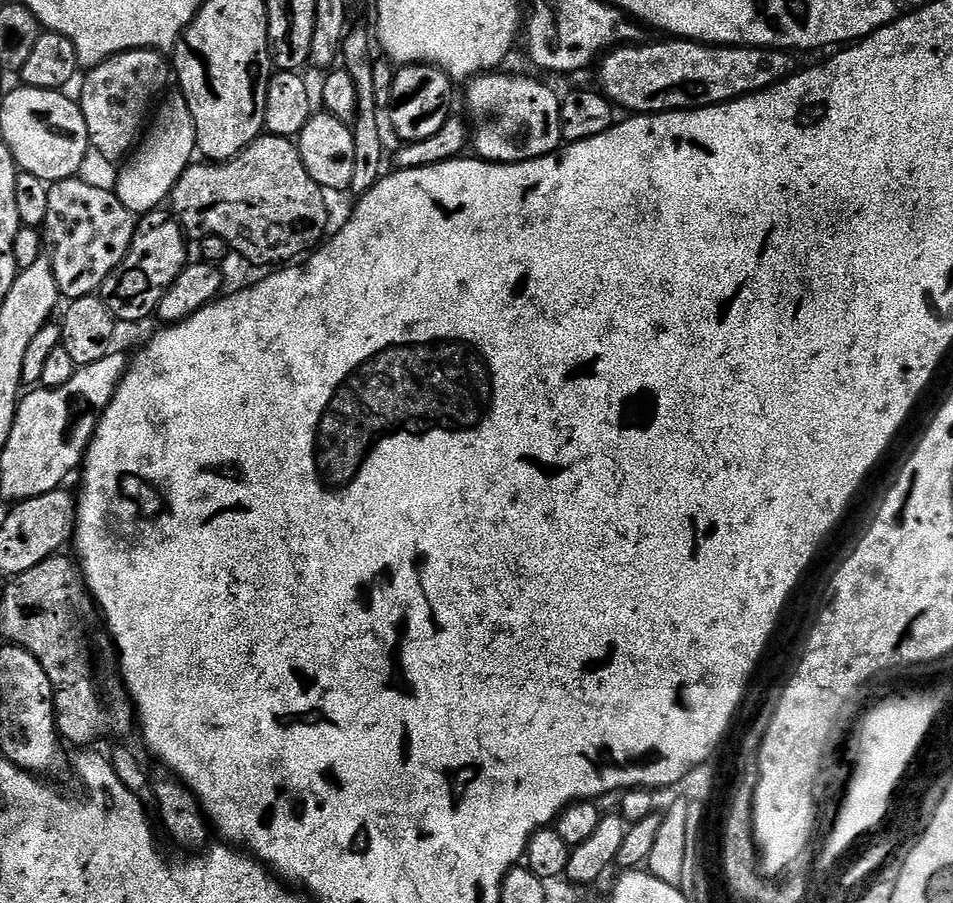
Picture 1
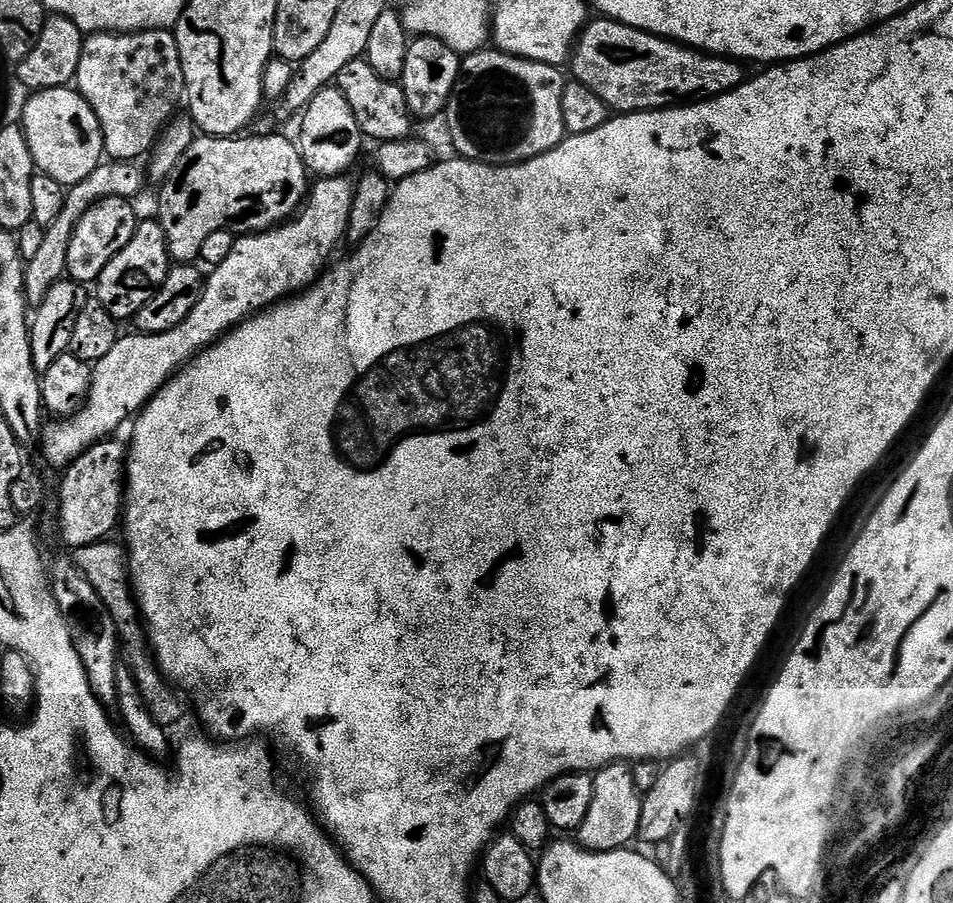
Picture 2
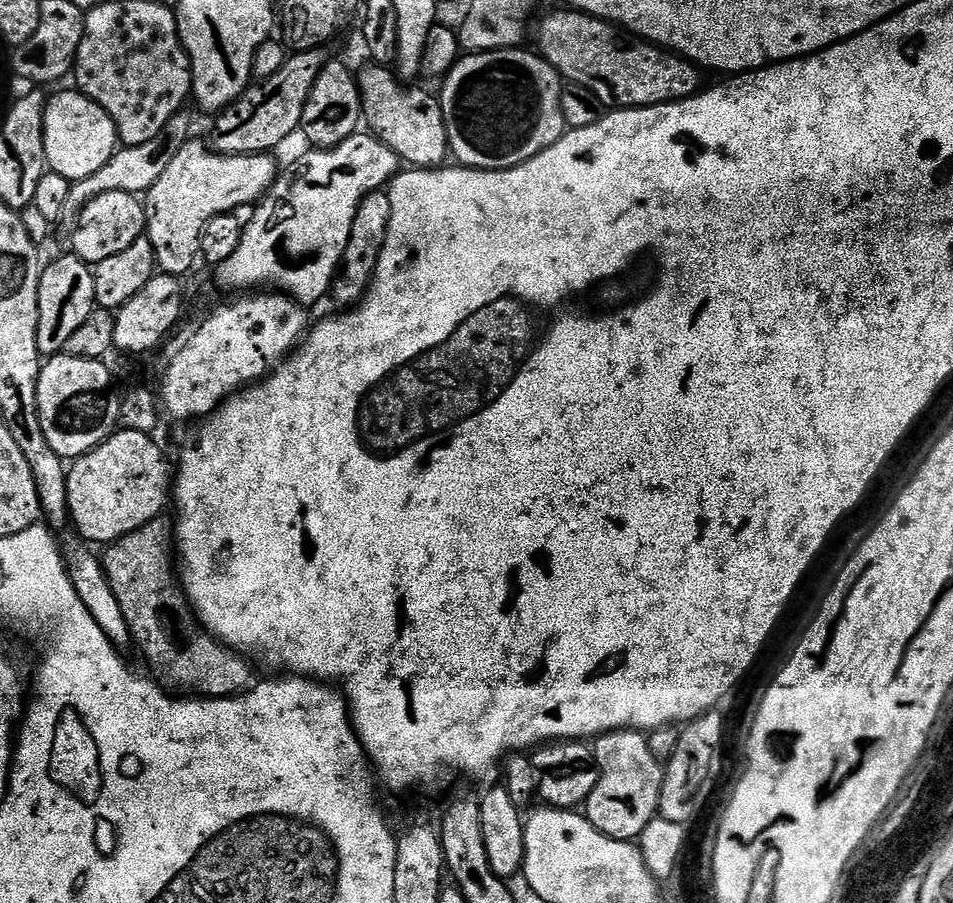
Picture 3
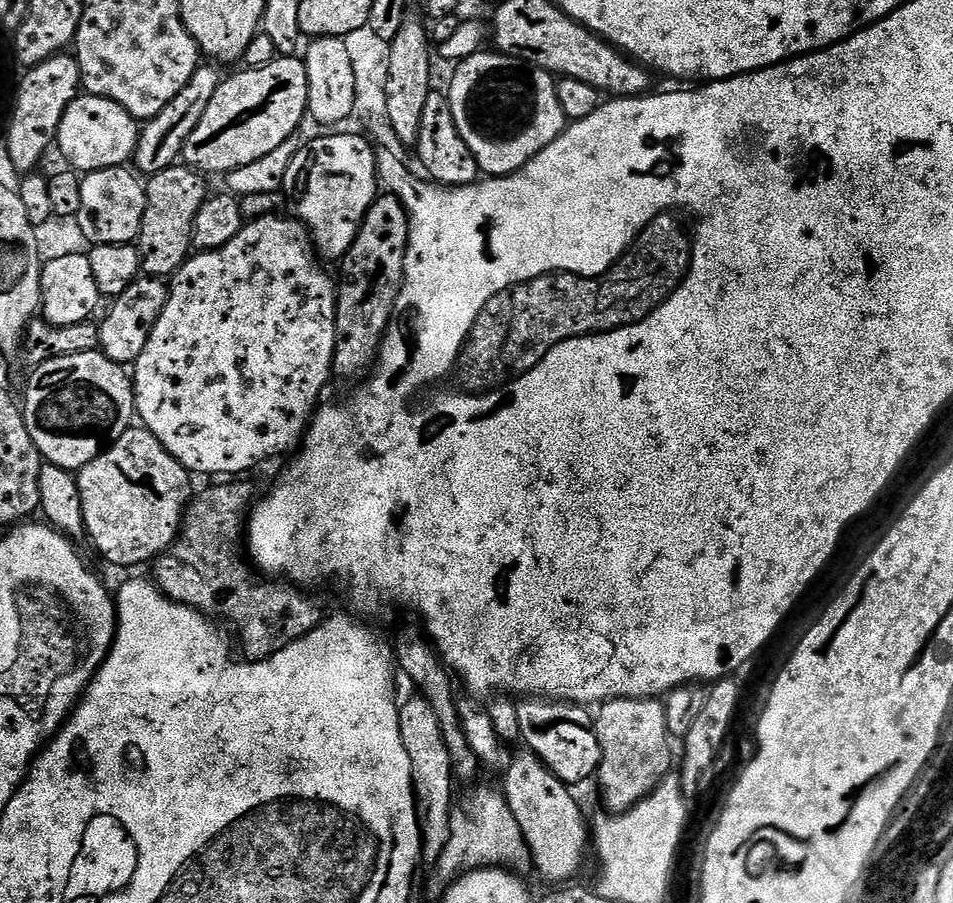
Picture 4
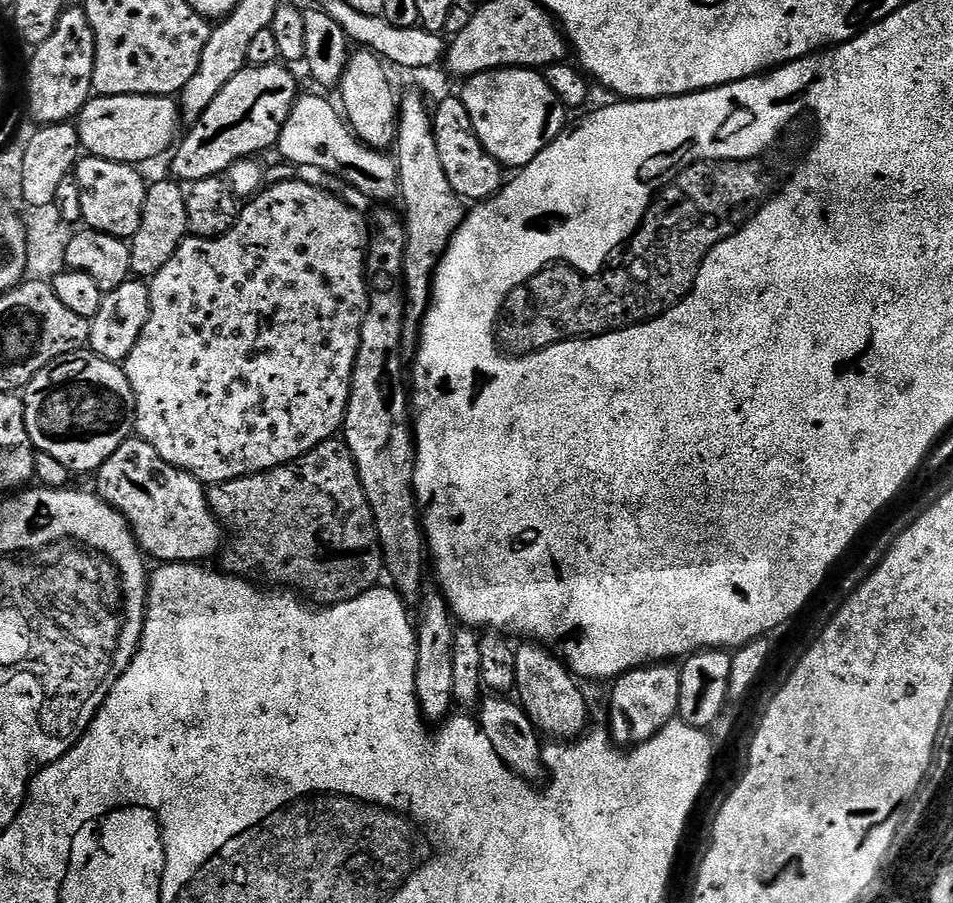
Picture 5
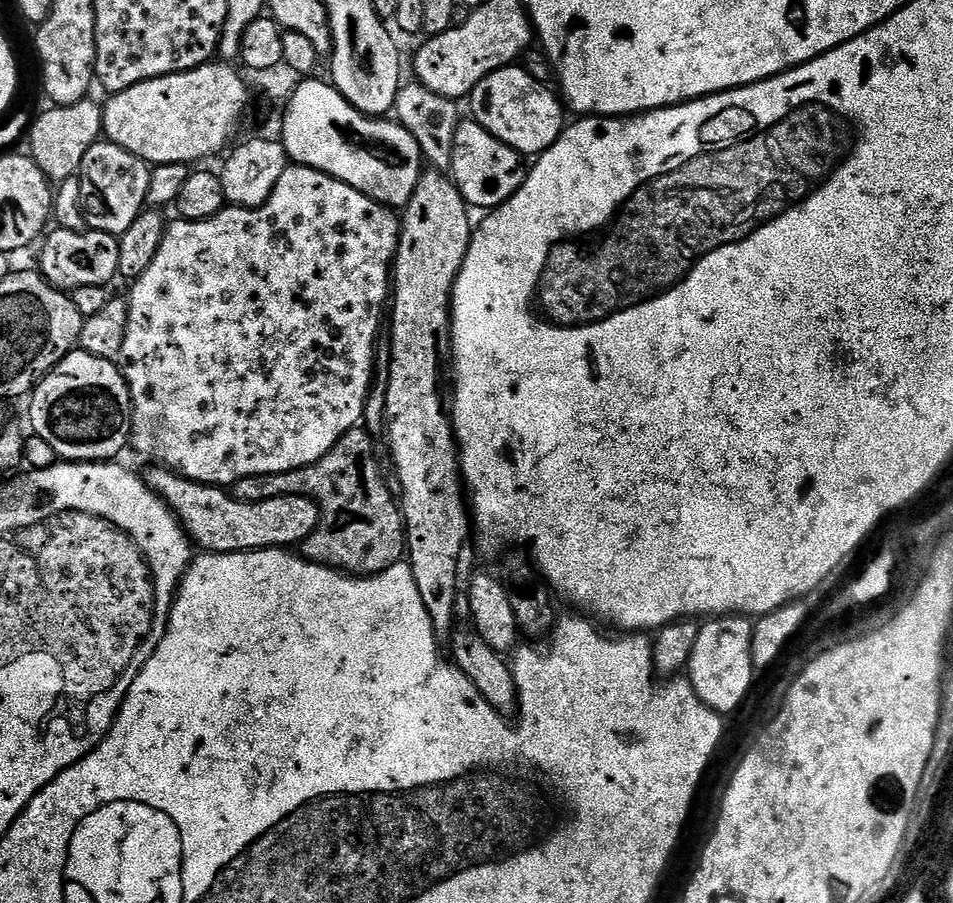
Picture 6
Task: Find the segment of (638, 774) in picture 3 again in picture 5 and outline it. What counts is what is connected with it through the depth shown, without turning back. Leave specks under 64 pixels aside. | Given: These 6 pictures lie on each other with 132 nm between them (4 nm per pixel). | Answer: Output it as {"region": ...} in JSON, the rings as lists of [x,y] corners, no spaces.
{"region":[[[661,662],[658,664],[649,664],[646,668],[635,668],[629,672],[623,672],[617,676],[612,688],[612,702],[608,706],[608,724],[610,736],[617,745],[635,746],[654,738],[658,730],[662,730],[679,713],[678,698],[682,694],[682,678],[680,669],[675,663]]]}

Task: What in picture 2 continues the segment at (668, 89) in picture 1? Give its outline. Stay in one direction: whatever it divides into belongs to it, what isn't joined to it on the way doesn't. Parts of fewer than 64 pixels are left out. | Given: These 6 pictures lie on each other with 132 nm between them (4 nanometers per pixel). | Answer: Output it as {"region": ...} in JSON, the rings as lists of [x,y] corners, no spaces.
{"region":[[[596,18],[584,25],[570,57],[571,68],[575,83],[590,86],[616,114],[711,100],[734,90],[746,79],[745,65],[739,60],[714,56],[607,18]]]}

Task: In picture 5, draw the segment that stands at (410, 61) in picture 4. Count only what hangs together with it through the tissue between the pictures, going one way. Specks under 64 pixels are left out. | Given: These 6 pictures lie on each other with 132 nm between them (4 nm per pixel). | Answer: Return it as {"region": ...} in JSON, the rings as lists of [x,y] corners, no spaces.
{"region":[[[412,90],[409,96],[401,95],[398,100],[398,115],[396,117],[396,142],[394,159],[398,177],[398,196],[404,199],[402,215],[406,230],[406,250],[404,251],[404,344],[415,345],[424,316],[432,302],[432,279],[436,277],[436,268],[440,258],[448,249],[452,235],[464,221],[466,204],[462,197],[450,186],[450,178],[446,178],[446,166],[442,166],[442,157],[438,154],[438,142],[434,127],[434,116],[428,112],[429,101],[419,91]]]}

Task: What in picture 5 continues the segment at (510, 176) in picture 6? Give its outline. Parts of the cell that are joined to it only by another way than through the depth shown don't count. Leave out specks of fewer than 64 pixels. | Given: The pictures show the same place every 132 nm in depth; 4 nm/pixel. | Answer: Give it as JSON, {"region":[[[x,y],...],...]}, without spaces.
{"region":[[[453,94],[438,104],[434,112],[434,127],[438,154],[442,157],[442,166],[446,166],[446,178],[450,178],[450,186],[454,186],[454,190],[465,201],[483,202],[504,187],[505,169],[482,146],[459,95]]]}

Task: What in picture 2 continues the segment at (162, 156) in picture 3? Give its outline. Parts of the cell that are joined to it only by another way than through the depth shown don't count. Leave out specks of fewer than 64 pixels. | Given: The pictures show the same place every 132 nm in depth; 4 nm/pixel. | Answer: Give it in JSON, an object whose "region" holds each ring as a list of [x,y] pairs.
{"region":[[[101,162],[90,174],[90,178],[82,178],[66,191],[66,202],[62,206],[62,214],[50,222],[50,226],[42,234],[42,247],[34,253],[24,265],[24,295],[29,305],[39,306],[48,291],[67,273],[66,254],[70,250],[70,238],[76,229],[76,223],[90,206],[104,200],[108,196],[117,196],[123,200],[132,200],[146,185],[146,172],[136,162]]]}

